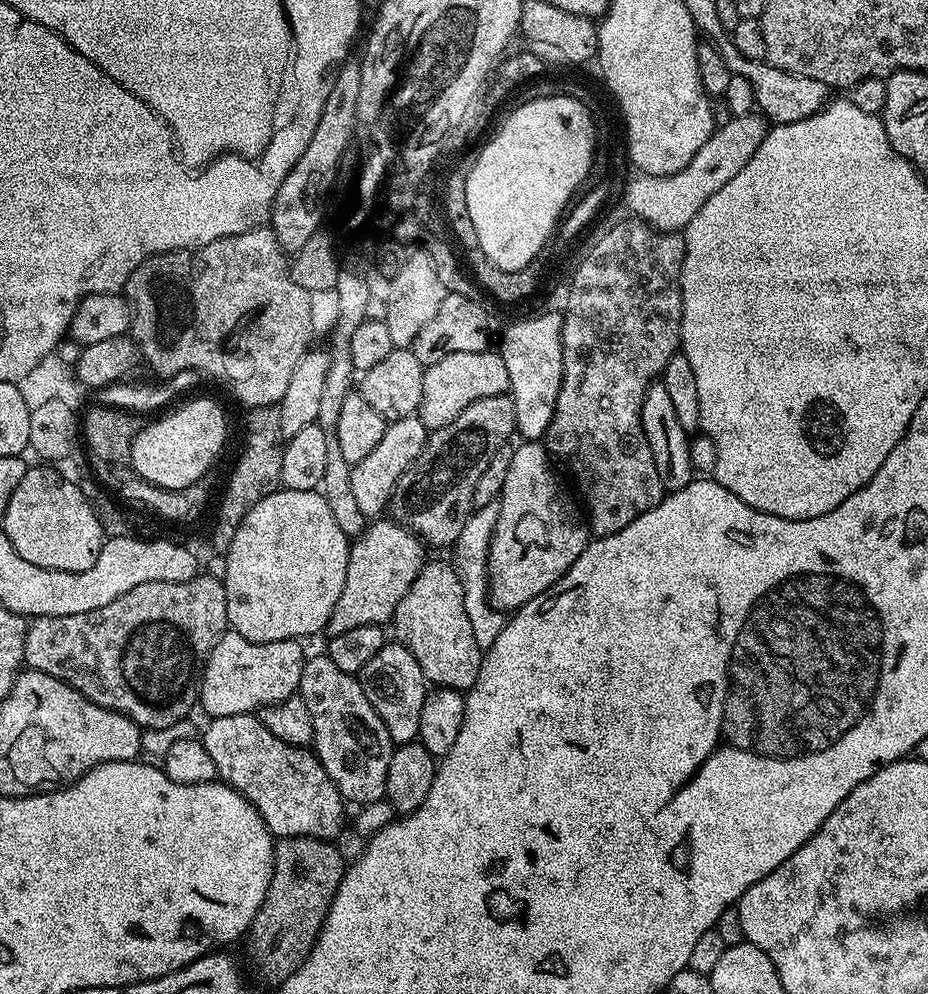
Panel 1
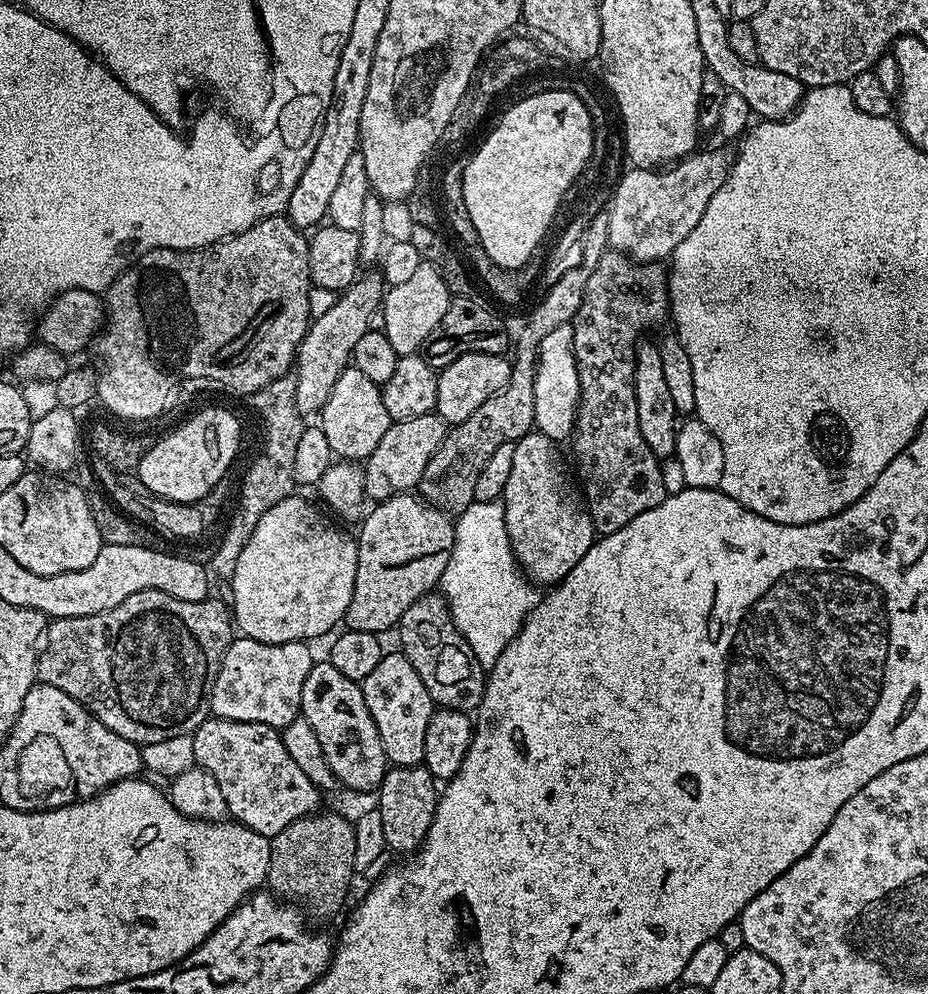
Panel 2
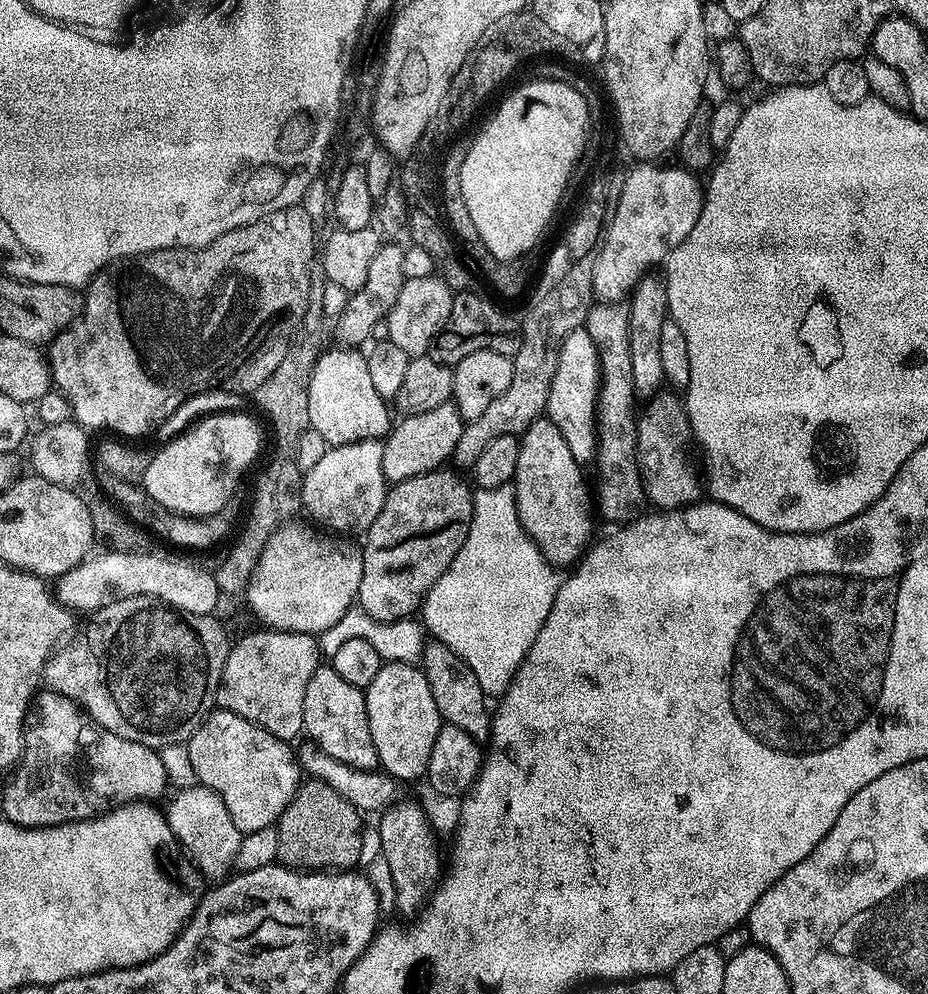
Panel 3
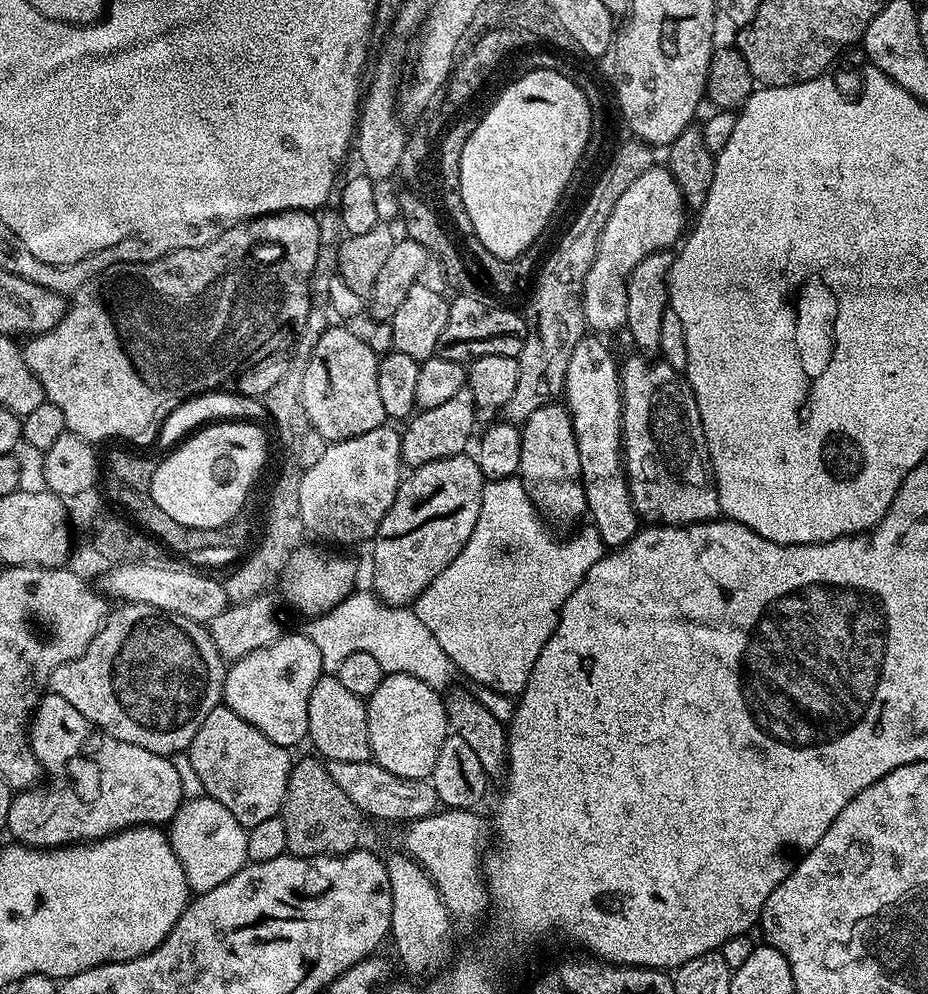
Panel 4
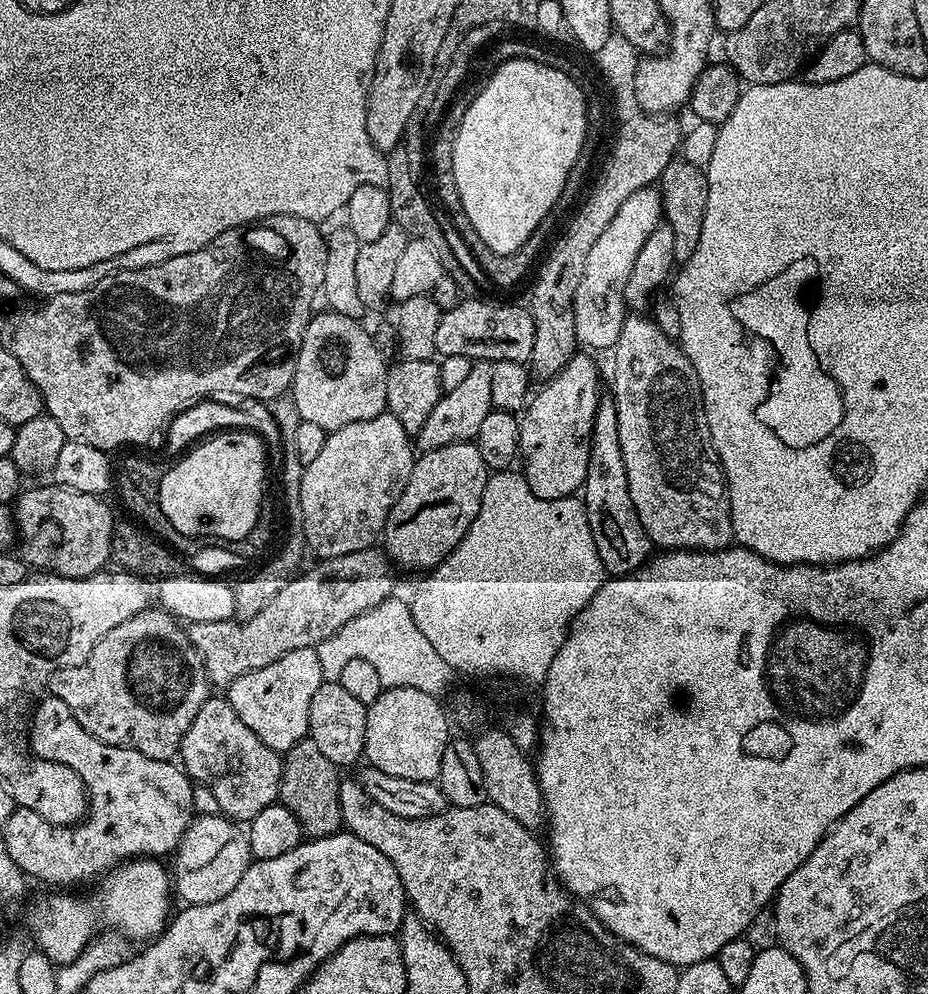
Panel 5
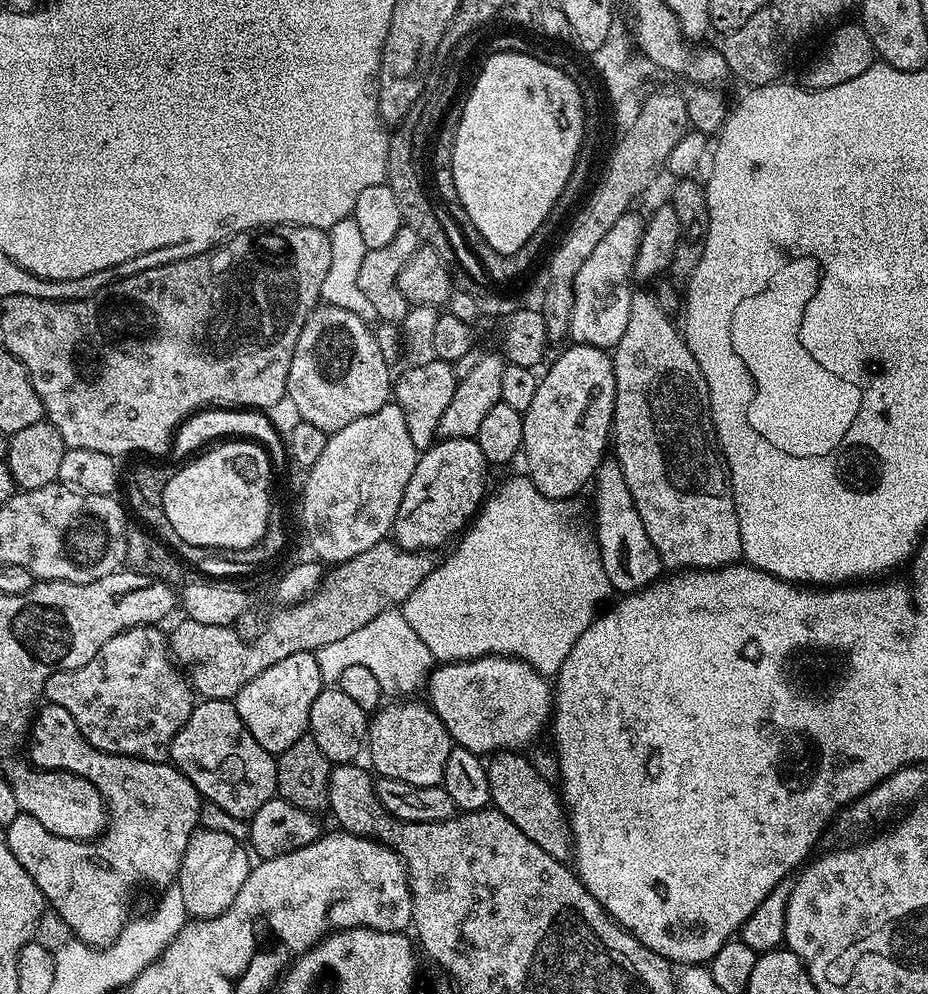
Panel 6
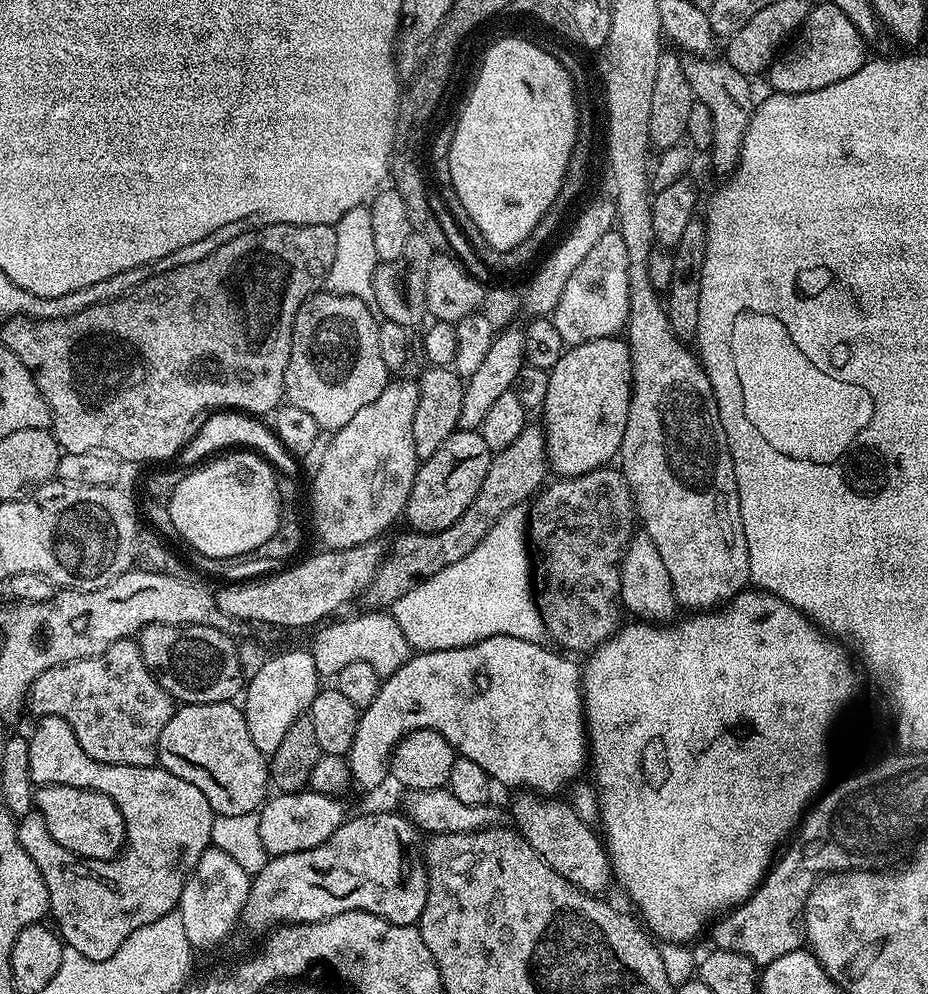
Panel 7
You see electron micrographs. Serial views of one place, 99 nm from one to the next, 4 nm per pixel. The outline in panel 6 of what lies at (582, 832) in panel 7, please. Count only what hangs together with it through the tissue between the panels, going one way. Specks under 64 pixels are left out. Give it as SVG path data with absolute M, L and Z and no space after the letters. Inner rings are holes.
M496 754L487 761L488 789L492 795L491 807L497 808L534 846L542 846L550 858L568 862L574 856L574 839L569 813L557 789L538 774L531 759L524 754Z

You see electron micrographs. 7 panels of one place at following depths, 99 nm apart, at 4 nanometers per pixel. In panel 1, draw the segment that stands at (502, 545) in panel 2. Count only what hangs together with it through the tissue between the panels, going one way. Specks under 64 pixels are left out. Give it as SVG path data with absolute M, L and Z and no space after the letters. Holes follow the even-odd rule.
M499 503L482 506L475 509L469 516L466 526L462 526L462 534L458 534L454 545L456 560L454 567L460 575L462 590L464 591L464 605L466 614L470 618L470 626L474 626L474 638L480 643L481 649L487 650L498 638L506 623L506 616L501 609L493 608L488 598L488 547L494 534L494 526L498 522Z

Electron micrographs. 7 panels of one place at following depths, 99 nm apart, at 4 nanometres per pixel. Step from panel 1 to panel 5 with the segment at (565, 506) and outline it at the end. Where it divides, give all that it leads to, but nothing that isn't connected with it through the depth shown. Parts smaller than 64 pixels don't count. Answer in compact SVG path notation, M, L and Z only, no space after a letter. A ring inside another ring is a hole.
M577 354L556 376L539 386L519 417L522 471L538 498L574 496L583 489L590 466L594 418L602 399L600 368L590 357Z

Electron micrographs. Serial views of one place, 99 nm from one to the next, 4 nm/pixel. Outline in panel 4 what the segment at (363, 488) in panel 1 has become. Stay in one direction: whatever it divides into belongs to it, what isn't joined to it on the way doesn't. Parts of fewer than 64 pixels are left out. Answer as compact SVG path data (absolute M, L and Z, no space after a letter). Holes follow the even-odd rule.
M465 387L458 390L458 394L454 394L454 398L442 402L442 406L417 411L403 425L400 432L400 459L409 469L414 469L422 467L426 462L467 453L473 443L476 427L478 428L478 421L474 394L470 394L468 387Z

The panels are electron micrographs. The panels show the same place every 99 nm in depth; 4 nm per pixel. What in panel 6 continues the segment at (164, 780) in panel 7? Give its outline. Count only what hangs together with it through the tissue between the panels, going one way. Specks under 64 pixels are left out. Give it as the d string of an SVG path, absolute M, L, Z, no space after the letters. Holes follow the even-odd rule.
M45 703L43 707L37 711L32 717L32 726L28 733L26 741L26 756L35 767L48 768L52 772L73 772L82 778L86 778L96 789L102 794L104 803L108 810L108 822L106 831L99 838L85 842L83 840L67 840L66 838L58 838L54 834L50 834L50 830L46 830L46 826L42 826L42 822L38 822L34 818L21 814L18 818L14 818L14 822L10 822L6 826L8 834L8 845L14 854L14 858L18 858L22 870L26 870L26 874L30 874L30 878L34 878L34 882L38 886L38 890L43 894L47 907L52 908L60 915L60 920L69 928L71 935L75 939L80 940L83 944L88 944L92 948L105 948L110 946L117 938L118 934L122 934L122 930L127 926L130 913L133 911L132 899L136 896L139 888L156 888L155 890L163 890L170 885L177 883L180 875L180 867L182 866L182 858L186 854L186 846L190 842L193 832L197 831L200 822L200 806L202 797L195 786L181 774L171 763L165 762L155 764L149 760L139 760L133 756L119 756L118 754L110 754L98 750L94 746L90 746L90 742L86 742L86 738L82 738L82 730L78 730L78 722L74 722L74 718L70 718L69 712L62 710L62 706L57 704Z

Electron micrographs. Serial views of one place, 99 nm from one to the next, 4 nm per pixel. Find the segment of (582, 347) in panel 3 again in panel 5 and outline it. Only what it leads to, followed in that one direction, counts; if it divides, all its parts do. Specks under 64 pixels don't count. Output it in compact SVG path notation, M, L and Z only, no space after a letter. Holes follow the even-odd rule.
M611 398L601 399L596 411L590 466L584 479L582 499L590 522L590 534L594 534L594 546L598 546L598 558L602 558L604 571L609 577L629 576L648 563L653 555L654 545L630 498L630 482L626 482L626 462L622 462L622 442L618 442L618 414Z

